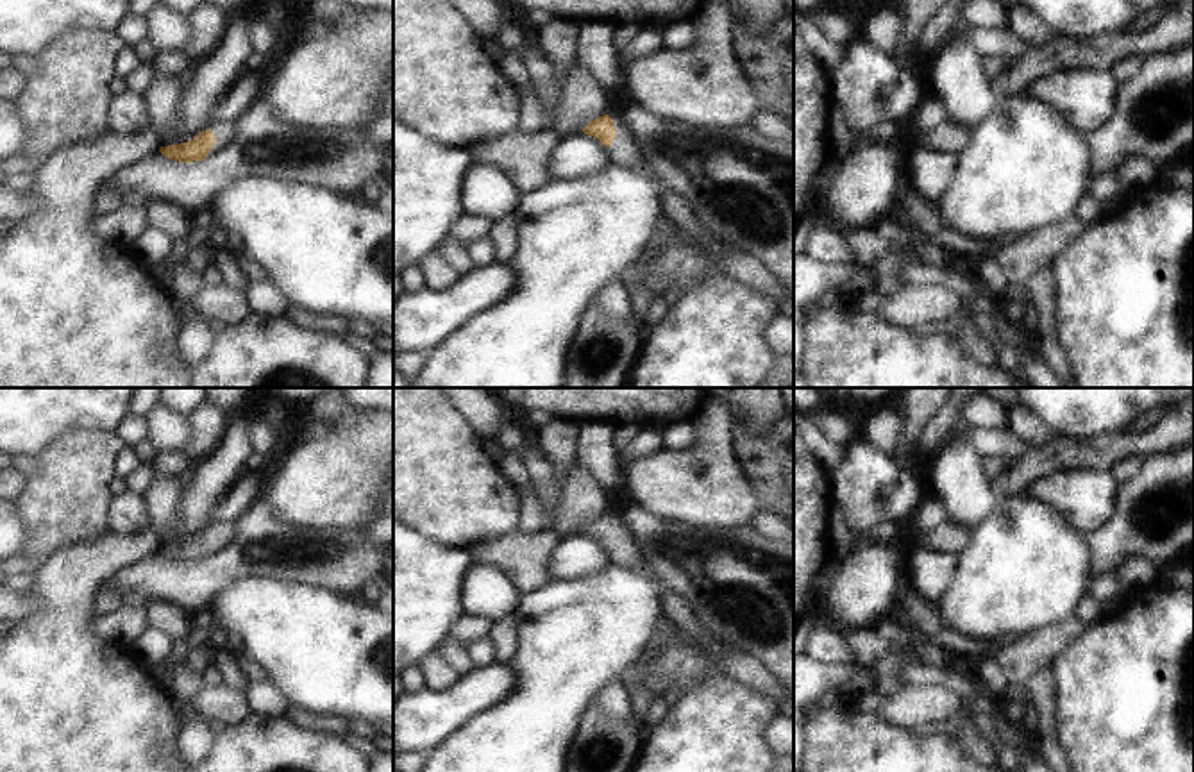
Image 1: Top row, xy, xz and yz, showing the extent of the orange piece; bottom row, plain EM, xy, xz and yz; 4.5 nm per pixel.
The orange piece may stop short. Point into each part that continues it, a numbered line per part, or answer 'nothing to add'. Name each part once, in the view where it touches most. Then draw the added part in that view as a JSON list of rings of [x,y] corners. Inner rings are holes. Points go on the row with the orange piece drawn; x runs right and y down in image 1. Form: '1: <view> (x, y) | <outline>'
1: xz (733, 263) | [[[617,136],[610,147],[610,159],[617,166],[631,168],[654,180],[663,200],[663,216],[674,229],[701,243],[713,257],[720,275],[740,281],[745,288],[769,297],[779,307],[794,298],[783,290],[781,281],[758,259],[731,248],[706,231],[692,213],[690,206],[658,175],[645,161],[640,147]]]

